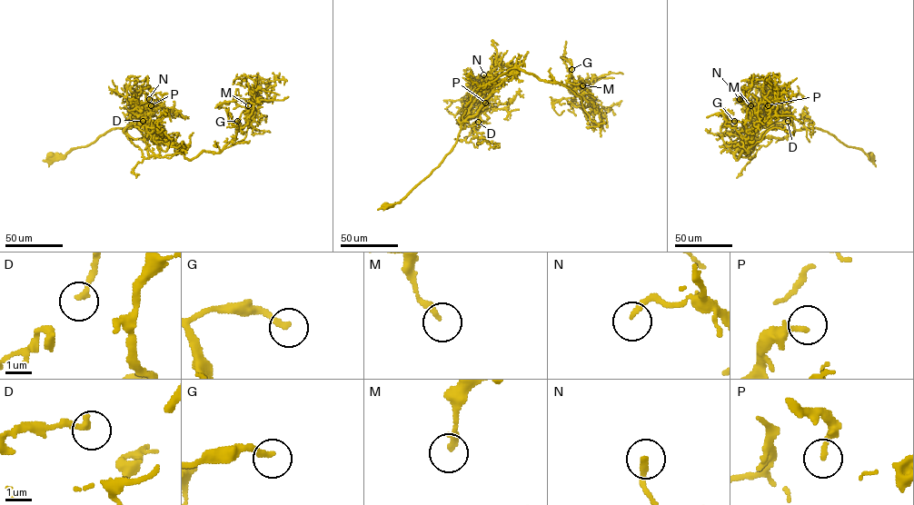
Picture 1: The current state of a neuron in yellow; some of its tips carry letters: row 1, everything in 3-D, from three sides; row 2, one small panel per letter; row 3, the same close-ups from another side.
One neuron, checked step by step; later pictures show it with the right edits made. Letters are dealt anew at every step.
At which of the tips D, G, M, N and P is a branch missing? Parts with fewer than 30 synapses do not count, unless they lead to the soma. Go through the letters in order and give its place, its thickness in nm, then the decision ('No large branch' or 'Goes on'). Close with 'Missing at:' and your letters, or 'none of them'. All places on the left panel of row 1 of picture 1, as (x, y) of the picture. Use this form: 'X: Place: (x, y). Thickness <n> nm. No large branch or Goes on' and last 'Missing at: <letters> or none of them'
D: Place: (143, 121). Thickness 280 nm. No large branch
G: Place: (237, 121). Thickness 220 nm. No large branch
M: Place: (248, 105). Thickness 240 nm. No large branch
N: Place: (149, 99). Thickness 200 nm. No large branch
P: Place: (151, 105). Thickness 240 nm. No large branch
Missing at: none of them

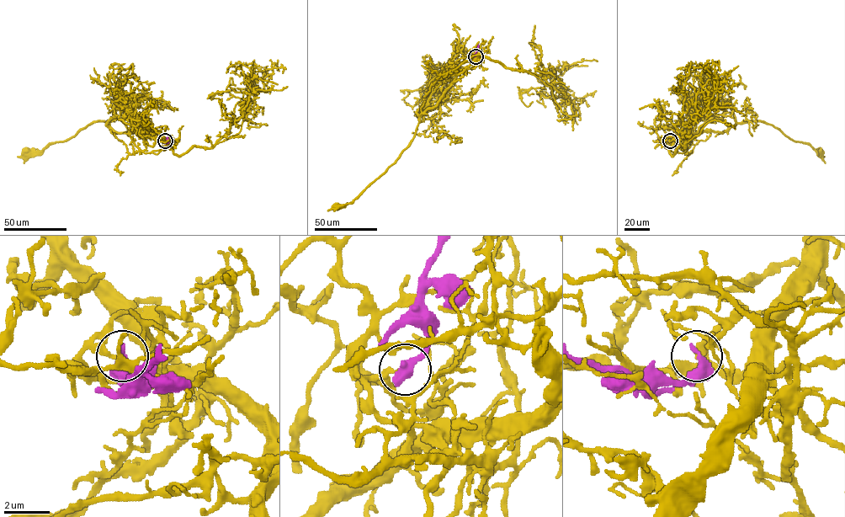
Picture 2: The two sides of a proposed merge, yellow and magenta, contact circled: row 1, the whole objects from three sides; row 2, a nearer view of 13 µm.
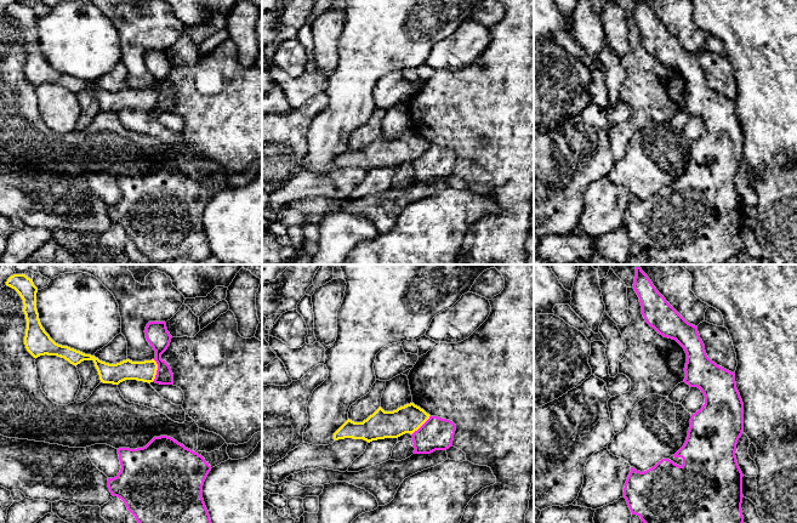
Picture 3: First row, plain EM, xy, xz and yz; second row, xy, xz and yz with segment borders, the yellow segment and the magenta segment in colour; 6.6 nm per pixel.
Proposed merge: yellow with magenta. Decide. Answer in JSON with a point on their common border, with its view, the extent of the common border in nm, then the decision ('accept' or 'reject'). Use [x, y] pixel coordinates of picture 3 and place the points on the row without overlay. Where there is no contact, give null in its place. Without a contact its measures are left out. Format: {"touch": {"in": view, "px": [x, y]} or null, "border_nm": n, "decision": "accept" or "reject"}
{"touch": {"in": "xy", "px": [157, 97]}, "border_nm": 140, "decision": "reject"}

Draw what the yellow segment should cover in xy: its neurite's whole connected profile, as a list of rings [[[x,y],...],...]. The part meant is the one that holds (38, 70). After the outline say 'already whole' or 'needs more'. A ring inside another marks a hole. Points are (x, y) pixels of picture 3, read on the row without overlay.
[[[13,2],[7,7],[6,13],[15,17],[23,28],[23,40],[27,47],[24,73],[34,86],[45,83],[57,84],[75,95],[84,89],[92,89],[103,112],[119,113],[125,108],[137,108],[148,112],[154,109],[158,98],[158,92],[154,87],[144,90],[126,87],[116,92],[109,92],[95,84],[56,72],[40,51],[36,38],[38,16],[34,13],[33,7],[25,2]]]; already whole

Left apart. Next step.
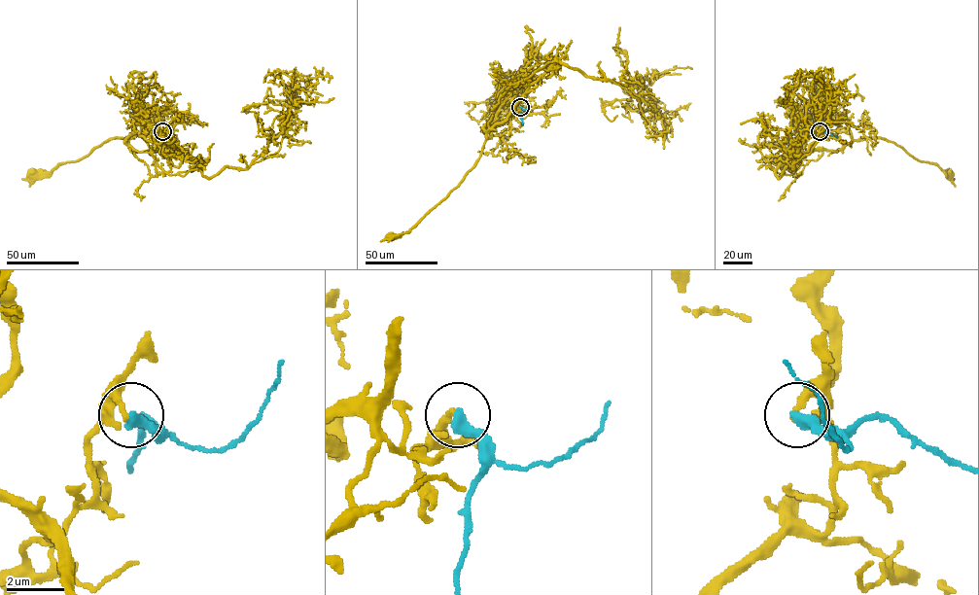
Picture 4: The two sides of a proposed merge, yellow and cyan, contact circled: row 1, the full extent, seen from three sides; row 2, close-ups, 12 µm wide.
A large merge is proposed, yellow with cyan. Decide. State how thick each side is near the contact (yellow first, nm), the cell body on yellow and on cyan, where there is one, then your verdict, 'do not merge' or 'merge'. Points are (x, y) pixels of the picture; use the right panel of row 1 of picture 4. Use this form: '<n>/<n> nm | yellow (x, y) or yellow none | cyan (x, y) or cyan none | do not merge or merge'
240/440 nm | yellow (950, 173) | cyan none | do not merge

